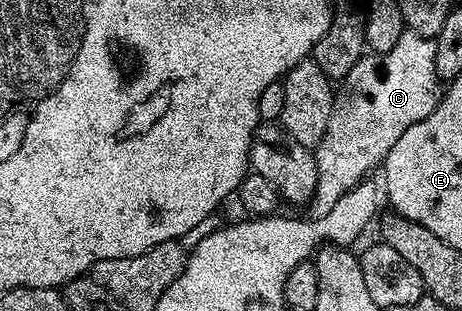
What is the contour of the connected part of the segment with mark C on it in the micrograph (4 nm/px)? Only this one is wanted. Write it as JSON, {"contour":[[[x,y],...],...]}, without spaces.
{"contour":[[[406,30],[400,40],[396,40],[396,48],[392,48],[383,54],[364,56],[348,72],[344,79],[346,91],[339,93],[336,98],[336,105],[328,132],[324,132],[324,140],[314,150],[316,160],[316,192],[308,203],[308,214],[311,218],[323,218],[332,212],[332,204],[344,196],[358,182],[363,181],[374,169],[381,167],[385,163],[390,149],[412,124],[427,118],[438,106],[440,97],[440,79],[436,72],[436,41],[433,38],[420,36],[414,30]]]}

